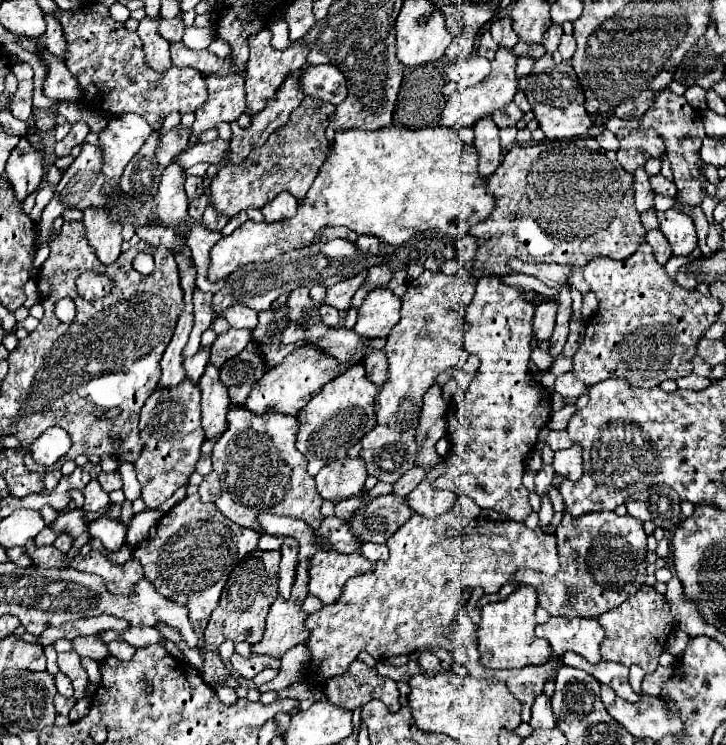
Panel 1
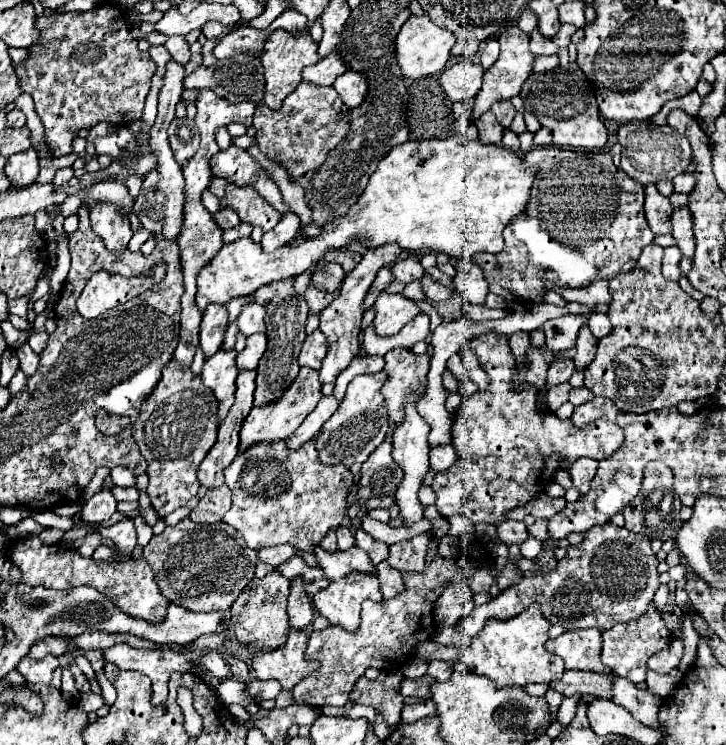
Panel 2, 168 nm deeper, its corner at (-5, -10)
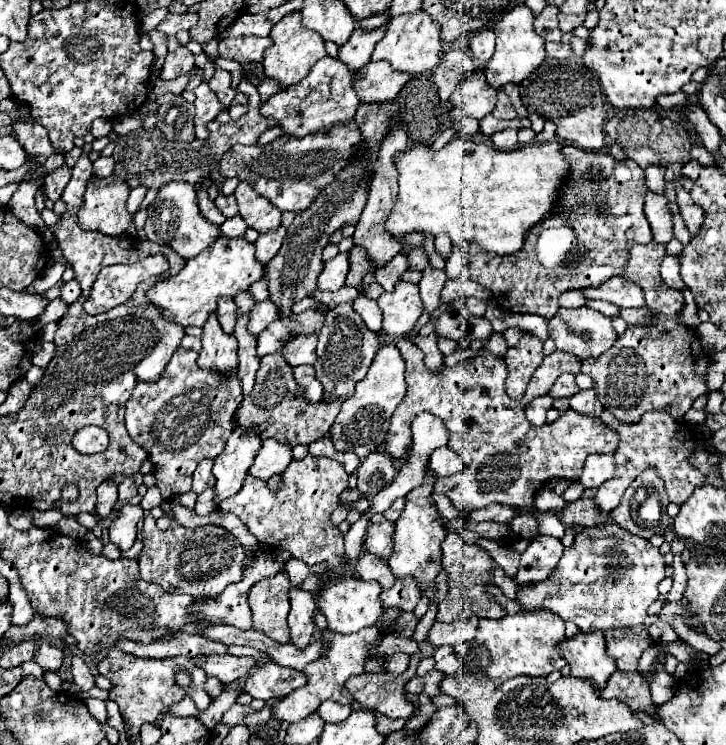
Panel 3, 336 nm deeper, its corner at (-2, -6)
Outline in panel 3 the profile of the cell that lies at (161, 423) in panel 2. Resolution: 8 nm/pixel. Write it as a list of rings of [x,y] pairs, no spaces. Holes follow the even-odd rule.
[[[177,348],[159,382],[135,386],[125,412],[131,438],[149,452],[153,474],[165,500],[191,490],[191,476],[201,460],[217,458],[235,428],[235,410],[243,400],[237,374],[223,378],[215,370],[197,366],[197,352]]]

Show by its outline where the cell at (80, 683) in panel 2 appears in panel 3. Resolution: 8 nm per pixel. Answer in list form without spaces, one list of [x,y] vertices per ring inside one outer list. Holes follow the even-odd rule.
[[[75,656],[73,658],[73,664],[71,664],[71,674],[73,674],[73,682],[83,690],[91,690],[95,686],[95,676],[89,668],[89,664],[81,658],[81,656]]]

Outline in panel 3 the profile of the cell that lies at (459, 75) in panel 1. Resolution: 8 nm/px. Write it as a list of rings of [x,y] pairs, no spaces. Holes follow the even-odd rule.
[[[461,48],[455,50],[447,50],[441,56],[439,66],[433,72],[435,78],[435,86],[437,86],[437,94],[441,102],[447,102],[453,92],[461,86],[461,82],[465,80],[465,76],[471,74],[471,70],[475,68],[475,60]]]

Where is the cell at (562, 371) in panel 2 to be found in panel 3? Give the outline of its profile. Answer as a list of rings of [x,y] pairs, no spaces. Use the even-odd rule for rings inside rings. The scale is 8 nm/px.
[[[563,374],[551,388],[553,398],[571,398],[579,392],[579,386],[575,382],[575,374]]]

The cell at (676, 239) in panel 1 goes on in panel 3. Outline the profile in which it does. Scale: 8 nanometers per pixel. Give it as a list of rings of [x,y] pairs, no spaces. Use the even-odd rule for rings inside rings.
[[[675,184],[675,190],[677,190],[677,200],[679,200],[679,210],[681,210],[681,216],[689,228],[689,234],[695,236],[699,232],[699,226],[703,224],[703,218],[705,218],[705,212],[701,206],[697,206],[691,198],[689,192],[683,190],[681,184]]]

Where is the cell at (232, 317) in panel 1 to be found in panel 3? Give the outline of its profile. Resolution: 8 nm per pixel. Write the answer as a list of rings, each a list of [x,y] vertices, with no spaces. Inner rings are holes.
[[[271,300],[259,302],[253,310],[251,310],[251,320],[249,320],[249,332],[251,334],[261,334],[271,322],[275,322],[279,318],[279,308],[273,306]]]

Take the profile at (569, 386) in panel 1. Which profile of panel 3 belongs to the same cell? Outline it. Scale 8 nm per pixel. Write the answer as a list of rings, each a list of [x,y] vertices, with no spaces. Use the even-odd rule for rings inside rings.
[[[581,390],[579,394],[575,394],[571,400],[569,400],[571,408],[579,414],[587,414],[591,418],[599,418],[601,412],[605,410],[603,404],[597,400],[597,394],[595,390]]]

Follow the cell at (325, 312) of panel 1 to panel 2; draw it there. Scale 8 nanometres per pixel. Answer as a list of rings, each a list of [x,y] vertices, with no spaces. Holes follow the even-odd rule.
[[[314,330],[310,336],[306,336],[298,362],[300,366],[320,370],[322,358],[326,358],[326,336],[320,330]]]

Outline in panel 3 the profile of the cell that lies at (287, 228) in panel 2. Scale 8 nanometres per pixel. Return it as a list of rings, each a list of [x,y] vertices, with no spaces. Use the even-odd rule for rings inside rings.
[[[279,226],[279,228],[273,230],[273,232],[261,234],[259,240],[255,242],[255,248],[257,248],[255,258],[259,258],[259,262],[263,262],[263,266],[267,266],[269,260],[279,252],[281,242],[283,242],[283,238],[285,238],[285,232],[287,232],[287,230],[285,230],[283,226]]]

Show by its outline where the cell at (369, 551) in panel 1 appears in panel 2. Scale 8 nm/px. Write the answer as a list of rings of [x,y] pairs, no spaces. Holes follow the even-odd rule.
[[[386,560],[380,562],[376,566],[376,570],[378,570],[378,580],[380,580],[380,586],[382,586],[382,596],[384,598],[394,598],[398,592],[404,590],[402,574],[398,570],[394,570]]]

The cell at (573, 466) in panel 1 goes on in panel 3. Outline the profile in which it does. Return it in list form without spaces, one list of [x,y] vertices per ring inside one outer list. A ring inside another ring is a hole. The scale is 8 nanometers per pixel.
[[[591,454],[585,462],[583,474],[581,474],[581,484],[585,488],[599,488],[603,482],[611,480],[615,476],[615,460],[613,456],[607,454]]]

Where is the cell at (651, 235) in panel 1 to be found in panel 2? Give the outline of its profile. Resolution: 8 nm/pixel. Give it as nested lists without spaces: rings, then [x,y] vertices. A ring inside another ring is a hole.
[[[668,246],[664,248],[664,258],[662,258],[662,276],[666,280],[678,280],[680,278],[680,258],[682,252],[678,250],[678,246]]]

